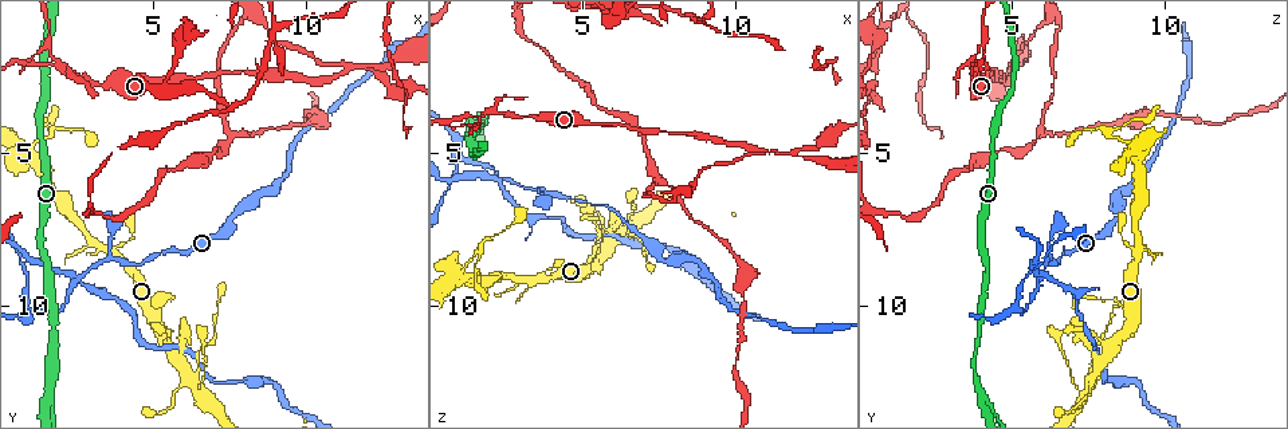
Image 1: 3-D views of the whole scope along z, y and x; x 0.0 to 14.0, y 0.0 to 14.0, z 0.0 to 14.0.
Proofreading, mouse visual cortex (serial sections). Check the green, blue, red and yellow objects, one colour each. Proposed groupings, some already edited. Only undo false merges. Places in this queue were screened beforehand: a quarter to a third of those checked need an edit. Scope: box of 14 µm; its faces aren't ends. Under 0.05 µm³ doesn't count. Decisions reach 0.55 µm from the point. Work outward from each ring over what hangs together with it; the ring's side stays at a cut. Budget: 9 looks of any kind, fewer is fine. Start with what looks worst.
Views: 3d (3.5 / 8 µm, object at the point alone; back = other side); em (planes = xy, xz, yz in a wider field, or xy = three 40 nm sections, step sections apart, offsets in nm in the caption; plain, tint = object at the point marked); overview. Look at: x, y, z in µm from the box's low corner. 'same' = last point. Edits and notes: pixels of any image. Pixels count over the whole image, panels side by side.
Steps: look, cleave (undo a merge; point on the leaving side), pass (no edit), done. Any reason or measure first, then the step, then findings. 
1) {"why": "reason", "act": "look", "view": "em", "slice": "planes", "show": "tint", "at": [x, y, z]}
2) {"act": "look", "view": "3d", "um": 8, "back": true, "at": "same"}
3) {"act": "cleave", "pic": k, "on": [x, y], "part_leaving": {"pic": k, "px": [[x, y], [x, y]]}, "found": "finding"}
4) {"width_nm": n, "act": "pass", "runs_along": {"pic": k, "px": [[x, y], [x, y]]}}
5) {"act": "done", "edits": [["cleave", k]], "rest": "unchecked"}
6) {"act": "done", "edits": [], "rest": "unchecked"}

{"why": "a fork", "act": "look", "view": "3d", "um": 8, "at": [11.1, 2.4, 5.0]}

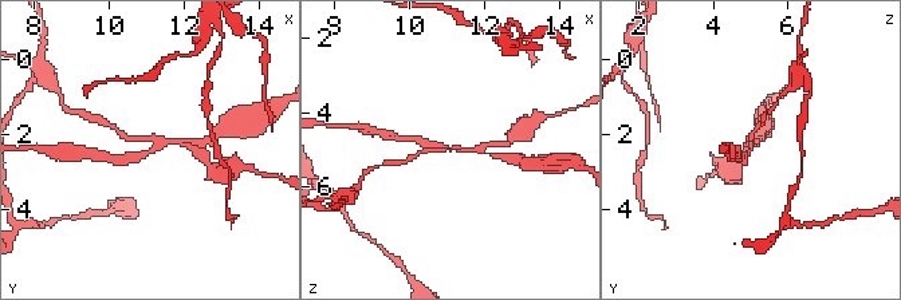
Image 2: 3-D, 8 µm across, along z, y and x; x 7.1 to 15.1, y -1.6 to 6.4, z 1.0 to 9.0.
{"arms": 3, "arm_widths_nm": [150, 150, 250], "why": "now the EM", "act": "look", "view": "em", "slice": "planes", "show": "tint", "at": [11.0, 2.4, 5.0]}

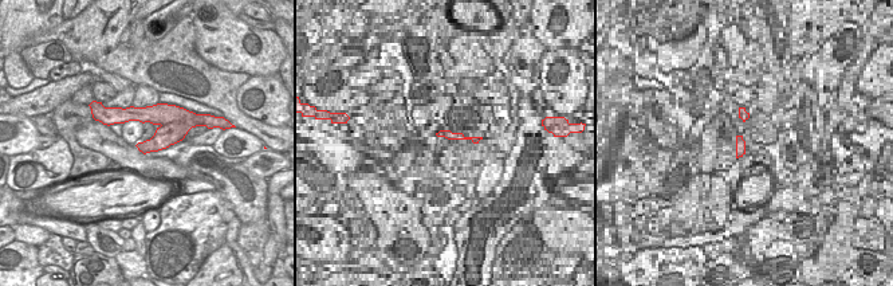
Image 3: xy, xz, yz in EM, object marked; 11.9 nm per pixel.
{"act": "pass", "found": "continuous, no second cell"}

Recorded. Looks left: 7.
{"why": "side arm on a straight run", "act": "look", "view": "3d", "um": 3.5, "at": [2.0, 2.1, 3.7]}

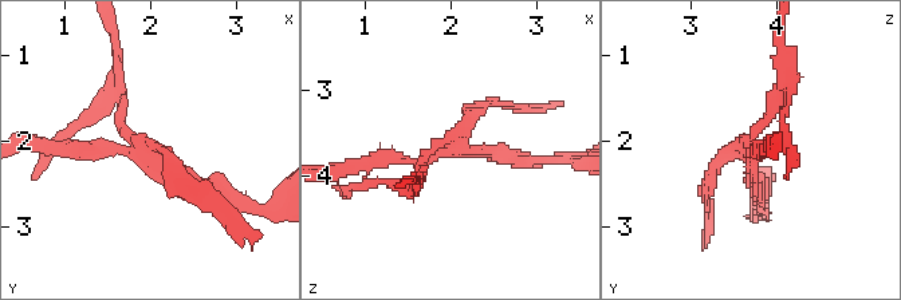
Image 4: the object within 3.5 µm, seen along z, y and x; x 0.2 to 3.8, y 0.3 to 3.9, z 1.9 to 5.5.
{"why": "need the tissue", "act": "look", "view": "em", "slice": "xy", "step": 5, "show": "tint", "at": [1.90, 2.10, 3.75]}

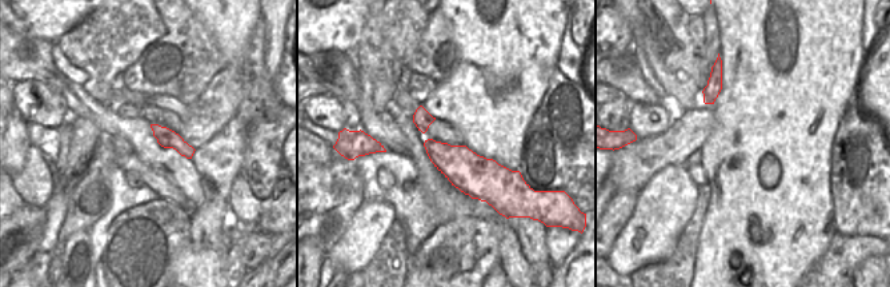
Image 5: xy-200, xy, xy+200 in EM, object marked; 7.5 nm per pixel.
{"act": "pass", "runs_along": {"pic": 4, "px": [[219, 189], [141, 153], [54, 145]]}, "found": "one cell here"}

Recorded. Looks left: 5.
{"why": "three-way junction", "act": "look", "view": "3d", "um": 3.5, "at": [7.4, 4.2, 5.9]}

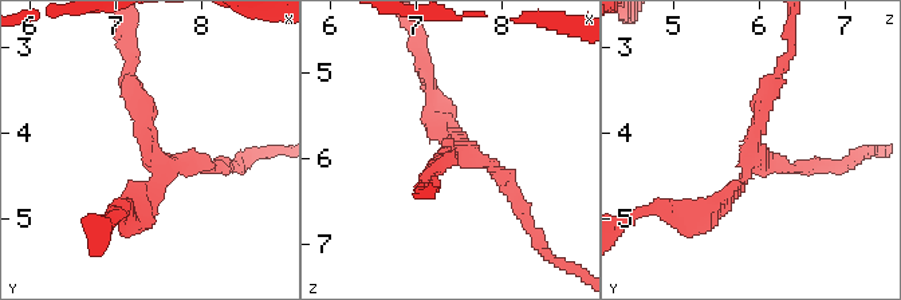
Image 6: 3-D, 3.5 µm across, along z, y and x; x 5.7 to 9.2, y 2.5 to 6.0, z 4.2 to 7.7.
{"arms": 3, "arm_widths_nm": [150, 200, 200], "act": "look", "view": "em", "slice": "xy", "step": 2, "show": "tint", "at": [7.40, 4.25, 5.95]}

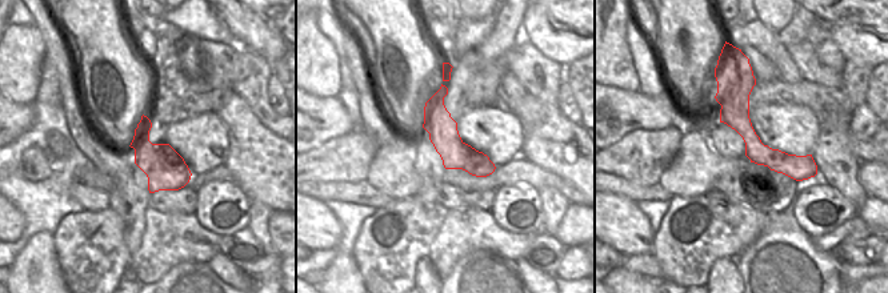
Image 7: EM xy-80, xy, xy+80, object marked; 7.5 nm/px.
{"why": "cut it another way", "act": "look", "view": "em", "slice": "xy", "step": 1, "show": "tint", "at": "same"}

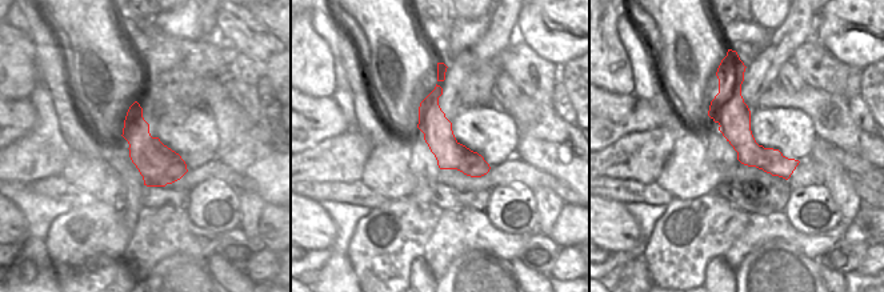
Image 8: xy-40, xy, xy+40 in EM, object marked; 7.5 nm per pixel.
{"act": "pass", "runs_along": {"pic": 6, "px": [[782, 71], [747, 174], [705, 212]]}, "found": "continuous, no second cell"}

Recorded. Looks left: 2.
{"why": "branch point", "act": "look", "view": "3d", "um": 3.5, "at": [1.5, 13.0, 4.1]}

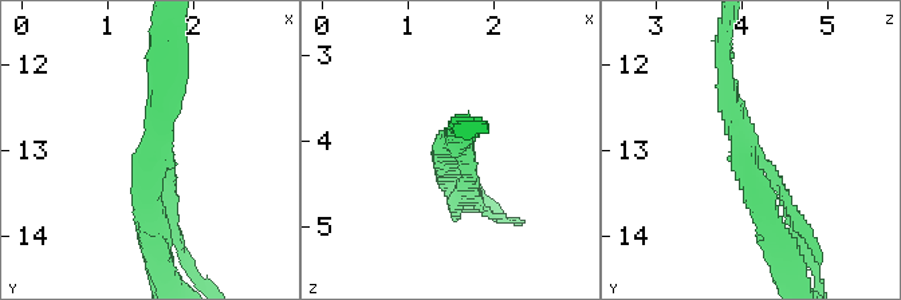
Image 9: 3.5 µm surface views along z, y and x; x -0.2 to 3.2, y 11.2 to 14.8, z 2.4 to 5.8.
{"arms": 3, "arm_widths_nm": [150, 200, 350], "why": "shape alone is not enough", "act": "look", "view": "em", "slice": "xy", "step": 2, "show": "tint", "at": [1.60, 13.00, 4.10]}

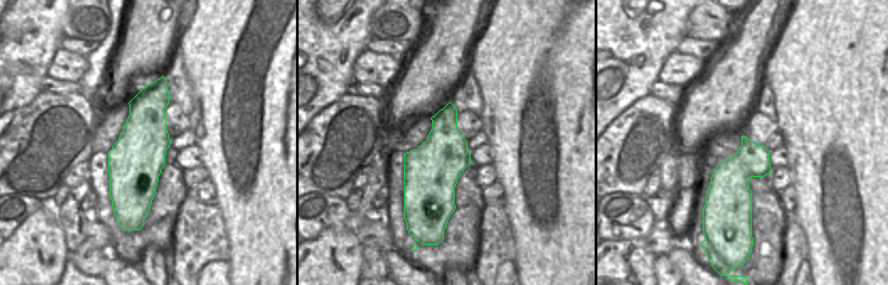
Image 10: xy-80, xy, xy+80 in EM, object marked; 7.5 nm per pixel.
{"act": "pass", "runs_along": {"pic": 9, "px": [[723, 62], [771, 227]]}, "found": "one cell here"}

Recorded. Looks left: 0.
{"act": "done", "edits": [], "rest": "unchecked"}

